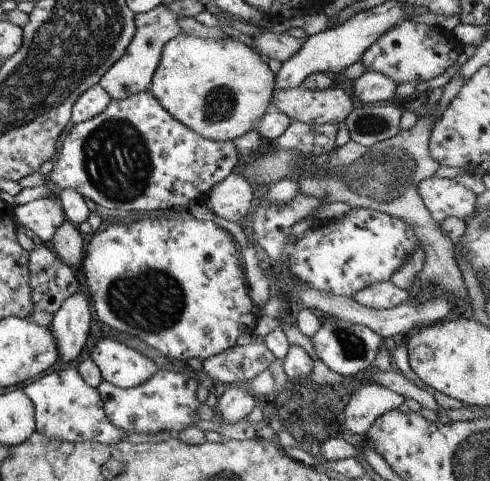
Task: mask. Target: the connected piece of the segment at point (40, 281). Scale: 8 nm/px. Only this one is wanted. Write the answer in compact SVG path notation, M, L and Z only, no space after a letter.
M36 242L33 250L28 252L27 268L31 302L37 311L57 312L61 303L77 290L71 269L42 242Z

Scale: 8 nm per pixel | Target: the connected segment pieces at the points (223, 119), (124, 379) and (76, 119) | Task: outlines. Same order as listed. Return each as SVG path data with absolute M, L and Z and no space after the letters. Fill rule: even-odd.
M183 33L165 42L153 72L150 93L185 128L205 140L233 142L255 127L270 108L274 74L245 44L233 39L199 38Z
M108 337L93 346L89 358L97 366L102 380L119 388L139 386L156 370L147 357Z
M99 84L89 86L73 103L70 110L70 124L82 123L101 114L109 101L109 94Z

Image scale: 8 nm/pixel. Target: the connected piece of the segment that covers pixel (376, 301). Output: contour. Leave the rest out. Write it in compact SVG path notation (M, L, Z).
M385 281L357 290L357 294L353 294L352 299L365 308L390 309L394 306L401 306L410 298L406 290L396 288L391 282Z

